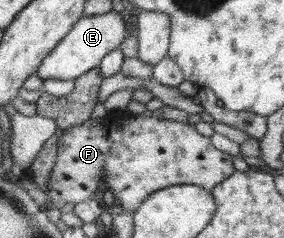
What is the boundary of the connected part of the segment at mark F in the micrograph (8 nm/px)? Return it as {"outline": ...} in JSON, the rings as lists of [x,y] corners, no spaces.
{"outline":[[[108,111],[98,120],[88,118],[80,125],[72,126],[59,136],[57,143],[57,160],[52,168],[48,181],[47,195],[50,206],[62,207],[67,203],[75,205],[90,198],[95,198],[100,187],[100,180],[106,181],[108,190],[112,190],[114,198],[120,200],[122,210],[136,212],[138,206],[148,199],[148,195],[170,185],[199,185],[211,191],[215,185],[224,181],[235,172],[232,165],[233,156],[216,149],[209,137],[196,131],[194,125],[170,121],[158,114],[145,117],[128,116],[120,111]]]}

